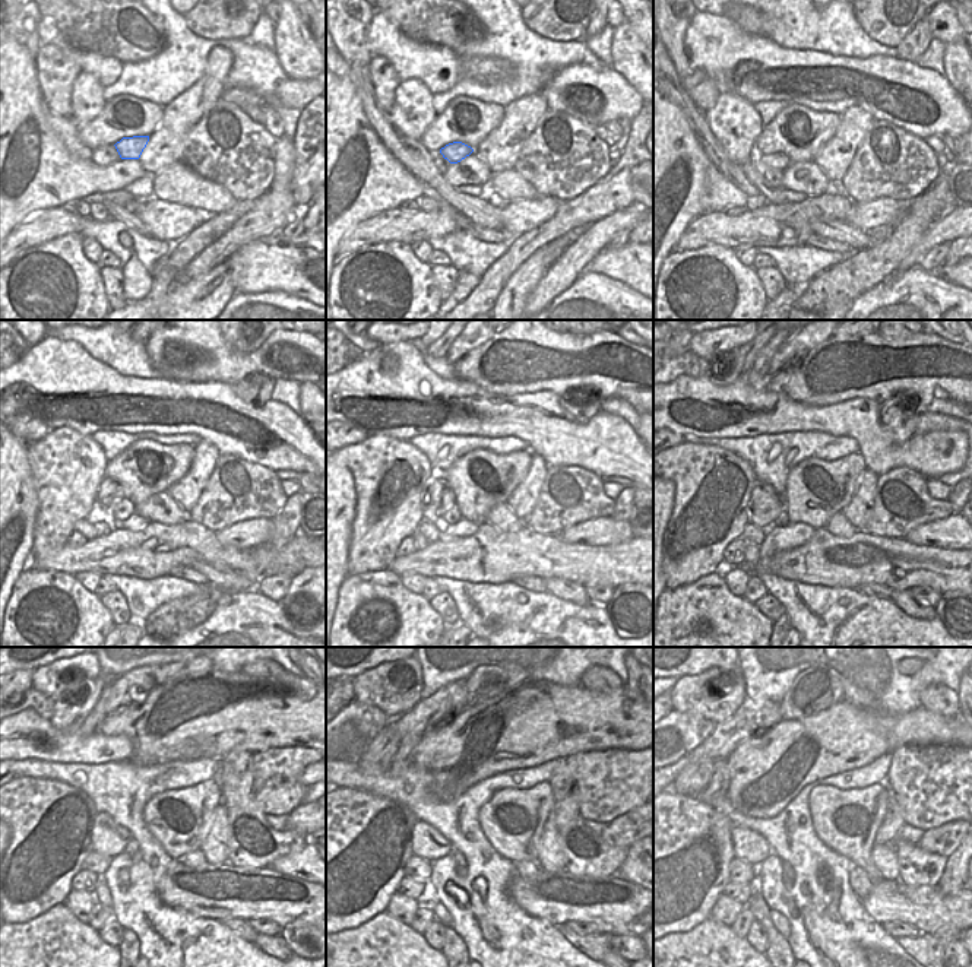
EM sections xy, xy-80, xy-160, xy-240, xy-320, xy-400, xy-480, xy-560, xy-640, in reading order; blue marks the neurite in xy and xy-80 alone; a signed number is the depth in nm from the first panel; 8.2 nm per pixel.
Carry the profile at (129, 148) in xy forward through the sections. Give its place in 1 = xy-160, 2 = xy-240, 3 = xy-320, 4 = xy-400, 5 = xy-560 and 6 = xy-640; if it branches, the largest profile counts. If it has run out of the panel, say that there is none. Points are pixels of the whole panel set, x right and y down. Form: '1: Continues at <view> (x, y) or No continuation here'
1: Continues at xy-160 (776, 161)
2: Continues at xy-240 (110, 491)
3: Continues at xy-320 (439, 497)
4: Continues at xy-400 (765, 504)
5: Continues at xy-560 (427, 843)
6: Continues at xy-640 (749, 846)

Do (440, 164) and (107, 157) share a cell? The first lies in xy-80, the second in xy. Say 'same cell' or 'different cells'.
same cell

